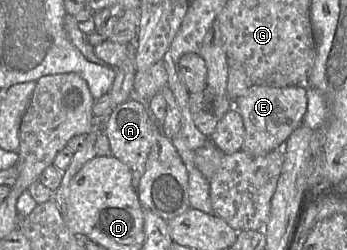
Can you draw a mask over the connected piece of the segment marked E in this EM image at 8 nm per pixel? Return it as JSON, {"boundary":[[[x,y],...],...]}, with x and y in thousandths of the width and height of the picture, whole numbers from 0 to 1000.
{"boundary":[[[729,336],[671,424],[692,452],[706,508],[697,600],[726,628],[767,620],[827,564],[833,540],[870,496],[885,432],[879,344],[816,352]]]}

